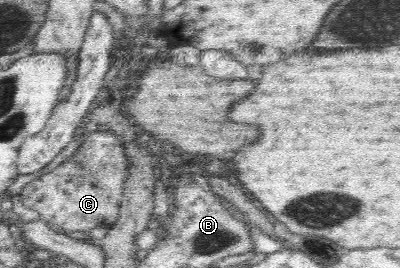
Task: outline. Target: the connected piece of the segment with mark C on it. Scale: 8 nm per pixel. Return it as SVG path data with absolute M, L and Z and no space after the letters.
M80 131L75 144L63 157L60 165L41 175L38 179L27 183L18 194L22 205L38 211L39 219L46 223L54 223L66 232L89 232L96 227L111 228L120 217L120 202L124 193L124 183L128 177L128 156L124 152L122 140L112 131Z

